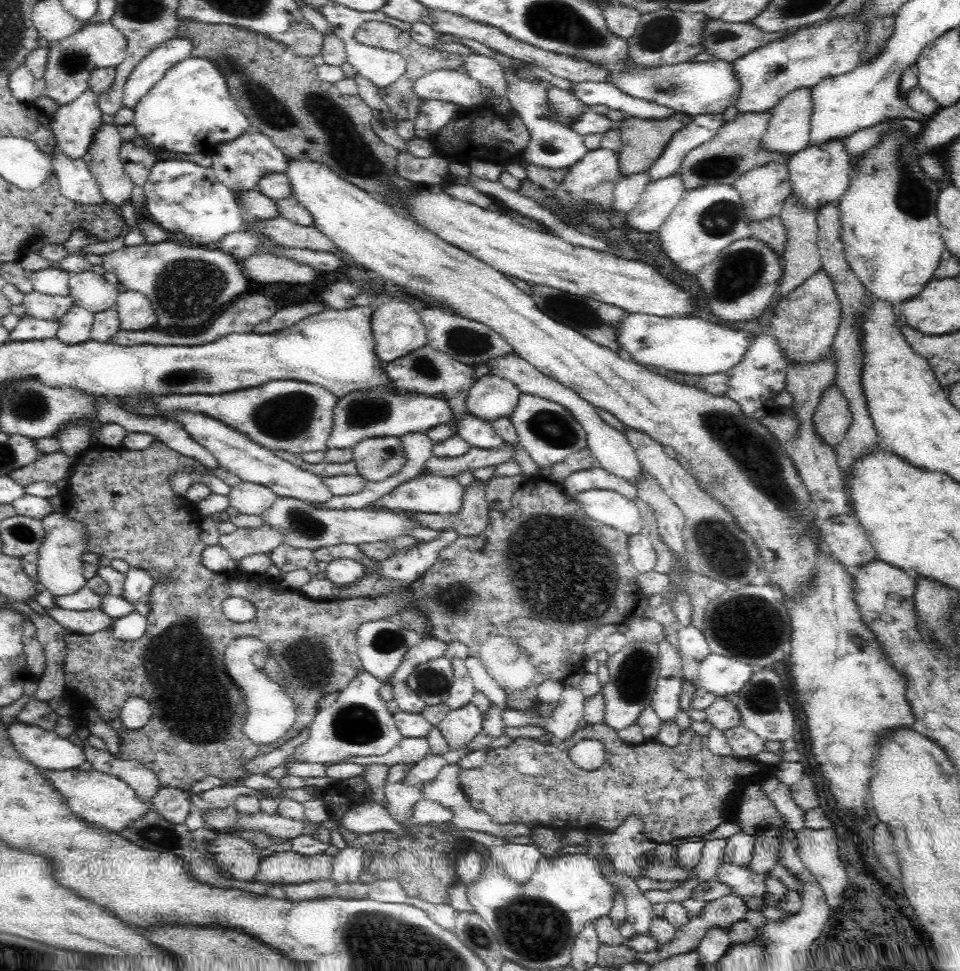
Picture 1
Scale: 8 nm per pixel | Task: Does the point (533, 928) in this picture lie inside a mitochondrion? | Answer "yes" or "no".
yes

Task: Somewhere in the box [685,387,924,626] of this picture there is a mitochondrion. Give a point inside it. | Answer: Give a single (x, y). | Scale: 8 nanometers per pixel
(747, 447)

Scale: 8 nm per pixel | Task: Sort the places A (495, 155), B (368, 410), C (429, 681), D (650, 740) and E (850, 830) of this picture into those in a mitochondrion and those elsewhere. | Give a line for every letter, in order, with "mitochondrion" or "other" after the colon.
A: other
B: mitochondrion
C: mitochondrion
D: other
E: other

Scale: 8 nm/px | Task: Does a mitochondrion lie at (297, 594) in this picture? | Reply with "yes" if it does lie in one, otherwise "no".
no

